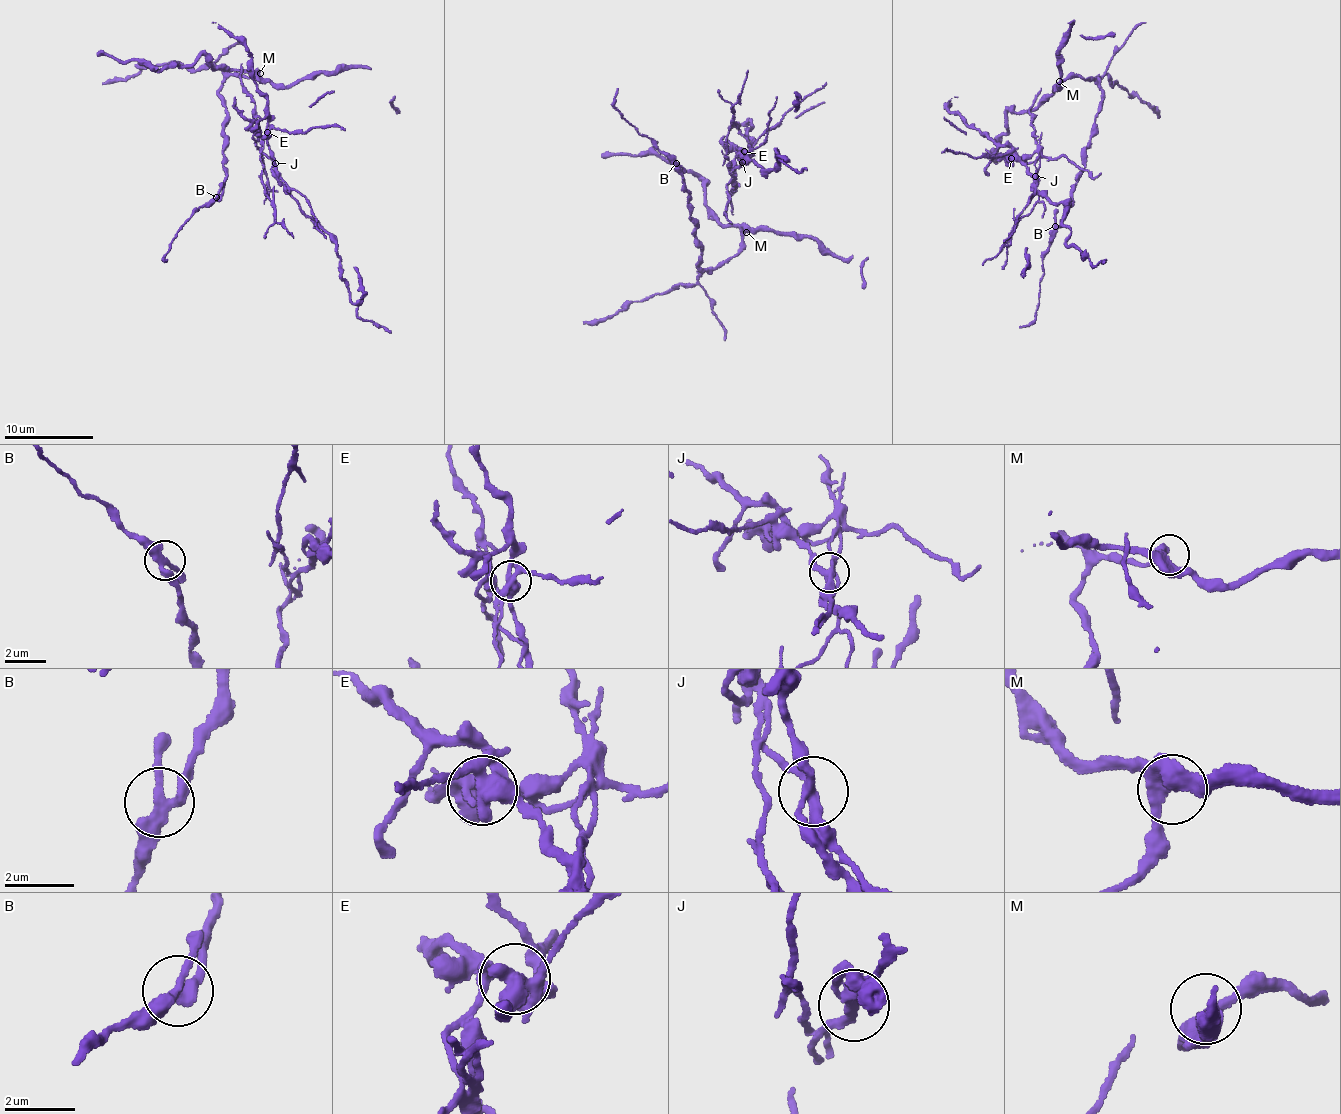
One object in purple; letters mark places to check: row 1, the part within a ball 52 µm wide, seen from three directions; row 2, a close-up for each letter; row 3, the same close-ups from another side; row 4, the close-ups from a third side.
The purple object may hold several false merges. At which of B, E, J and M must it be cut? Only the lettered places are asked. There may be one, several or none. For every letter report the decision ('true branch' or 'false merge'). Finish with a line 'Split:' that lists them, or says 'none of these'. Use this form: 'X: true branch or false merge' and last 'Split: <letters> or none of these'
B: true branch
E: false merge
J: false merge
M: true branch
Split: E, J

